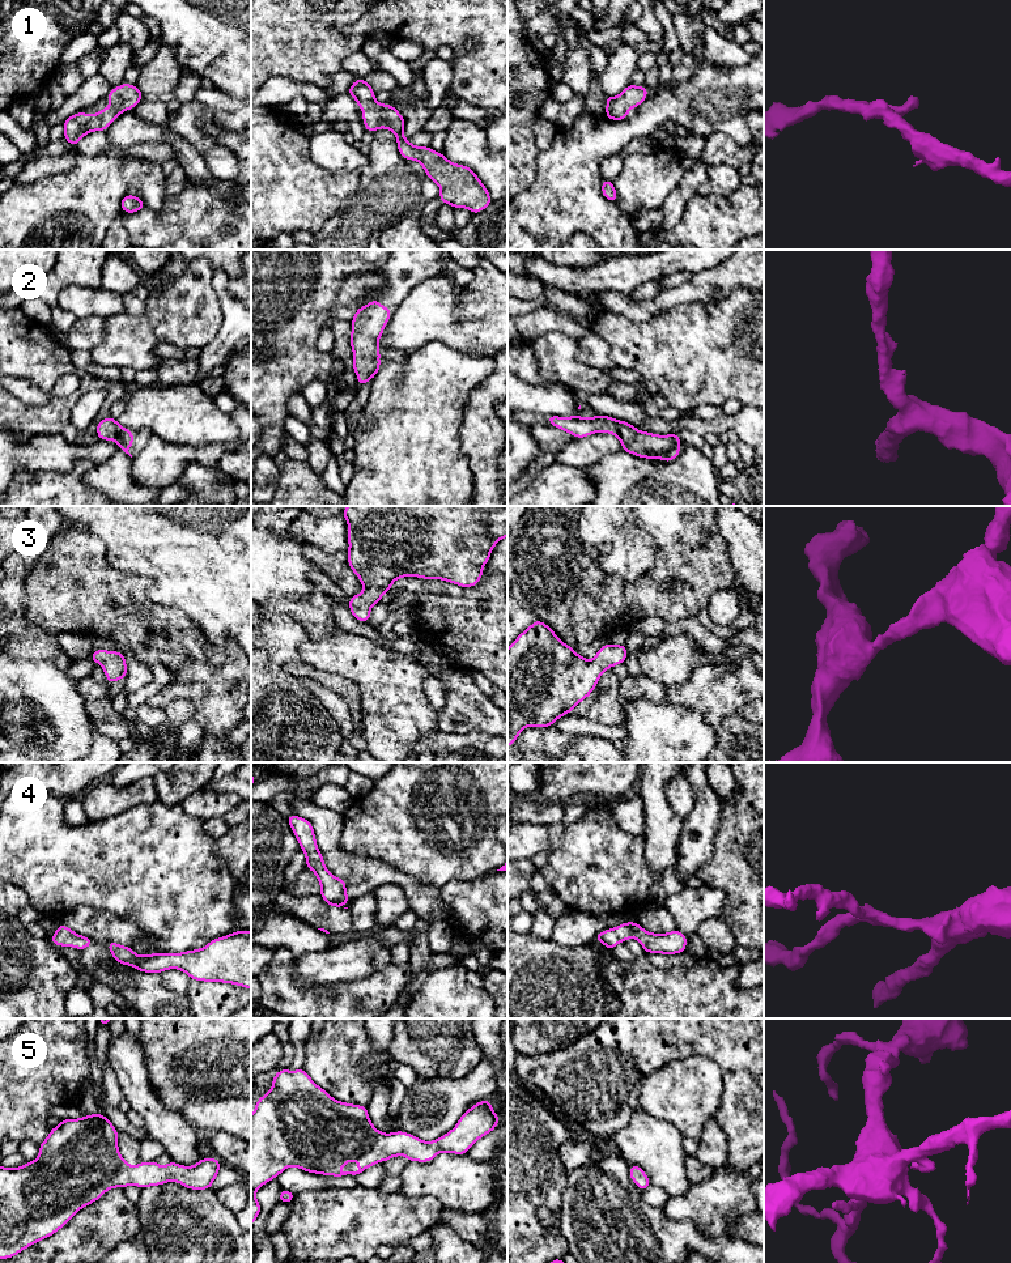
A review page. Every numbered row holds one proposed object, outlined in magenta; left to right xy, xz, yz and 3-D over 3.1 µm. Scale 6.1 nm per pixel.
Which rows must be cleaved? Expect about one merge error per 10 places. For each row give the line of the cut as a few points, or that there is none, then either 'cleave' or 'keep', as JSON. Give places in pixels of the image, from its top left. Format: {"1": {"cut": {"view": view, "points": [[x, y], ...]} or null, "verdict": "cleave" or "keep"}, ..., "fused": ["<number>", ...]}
{"1": {"cut": null, "verdict": "keep"}, "2": {"cut": null, "verdict": "keep"}, "3": {"cut": null, "verdict": "keep"}, "4": {"cut": null, "verdict": "keep"}, "5": {"cut": null, "verdict": "keep"}, "fused": []}

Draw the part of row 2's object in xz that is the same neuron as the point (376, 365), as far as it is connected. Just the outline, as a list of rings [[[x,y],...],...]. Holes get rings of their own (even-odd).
[[[378,299],[360,307],[352,319],[351,346],[353,350],[353,371],[358,375],[357,386],[375,377],[381,367],[378,340],[391,318],[390,309]]]

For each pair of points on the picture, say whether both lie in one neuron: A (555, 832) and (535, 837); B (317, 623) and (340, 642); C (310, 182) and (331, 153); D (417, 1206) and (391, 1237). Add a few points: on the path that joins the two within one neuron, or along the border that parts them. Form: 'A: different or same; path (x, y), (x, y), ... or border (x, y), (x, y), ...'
A: different; border (547, 826), (548, 847), (539, 851), (531, 859)
B: different; border (335, 624), (318, 638), (308, 637)
C: different; border (309, 137), (309, 156), (317, 164), (351, 171)
D: same; path (411, 1213), (395, 1229)

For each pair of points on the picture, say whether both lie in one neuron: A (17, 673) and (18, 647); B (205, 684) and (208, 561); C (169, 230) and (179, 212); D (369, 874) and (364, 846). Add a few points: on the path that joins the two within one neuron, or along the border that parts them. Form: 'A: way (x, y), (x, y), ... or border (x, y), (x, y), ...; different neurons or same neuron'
A: border (15, 656), (21, 659); different neurons
B: border (186, 616), (211, 642), (225, 645); different neurons
C: border (158, 212), (165, 222), (181, 230), (181, 235); different neurons
D: border (339, 838), (344, 851), (379, 859), (393, 868); different neurons

